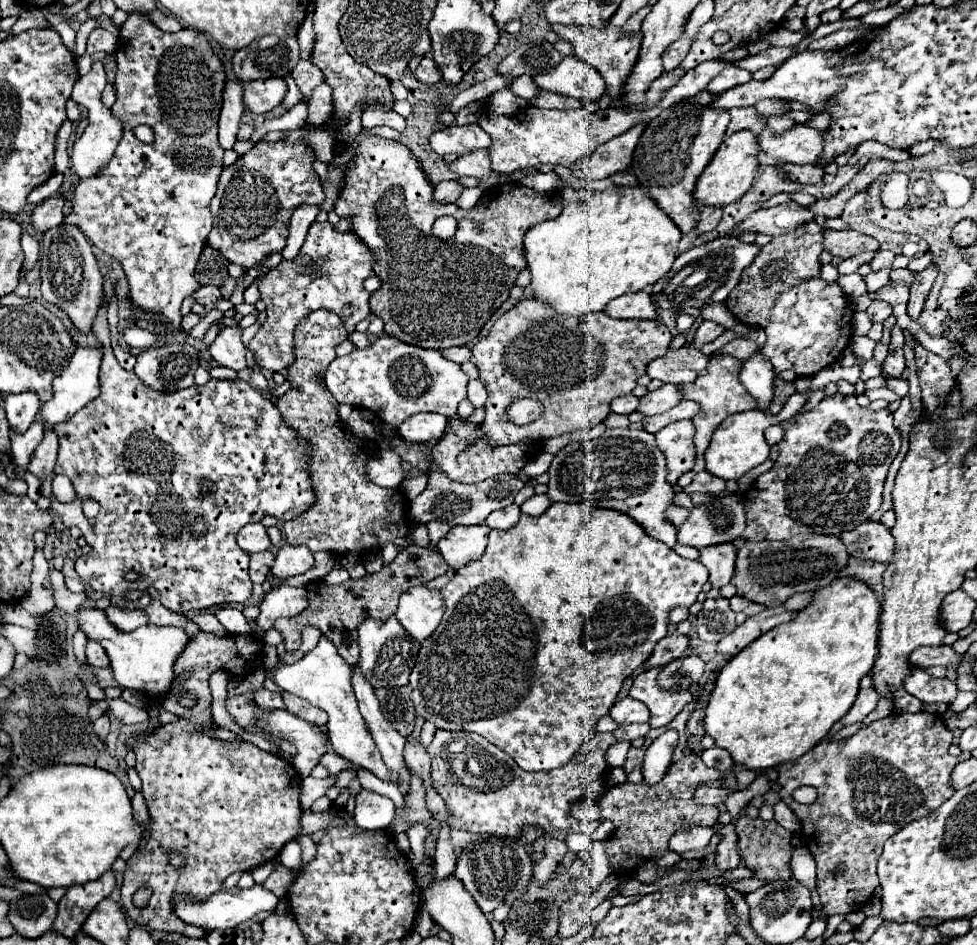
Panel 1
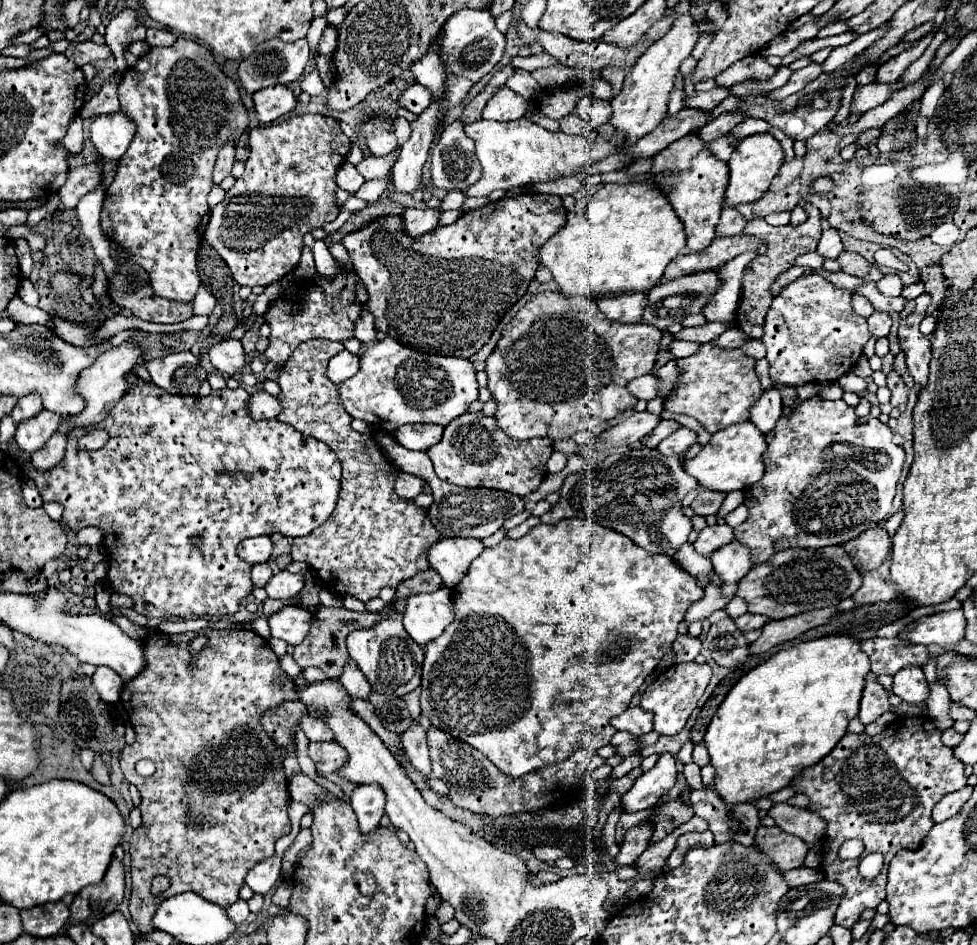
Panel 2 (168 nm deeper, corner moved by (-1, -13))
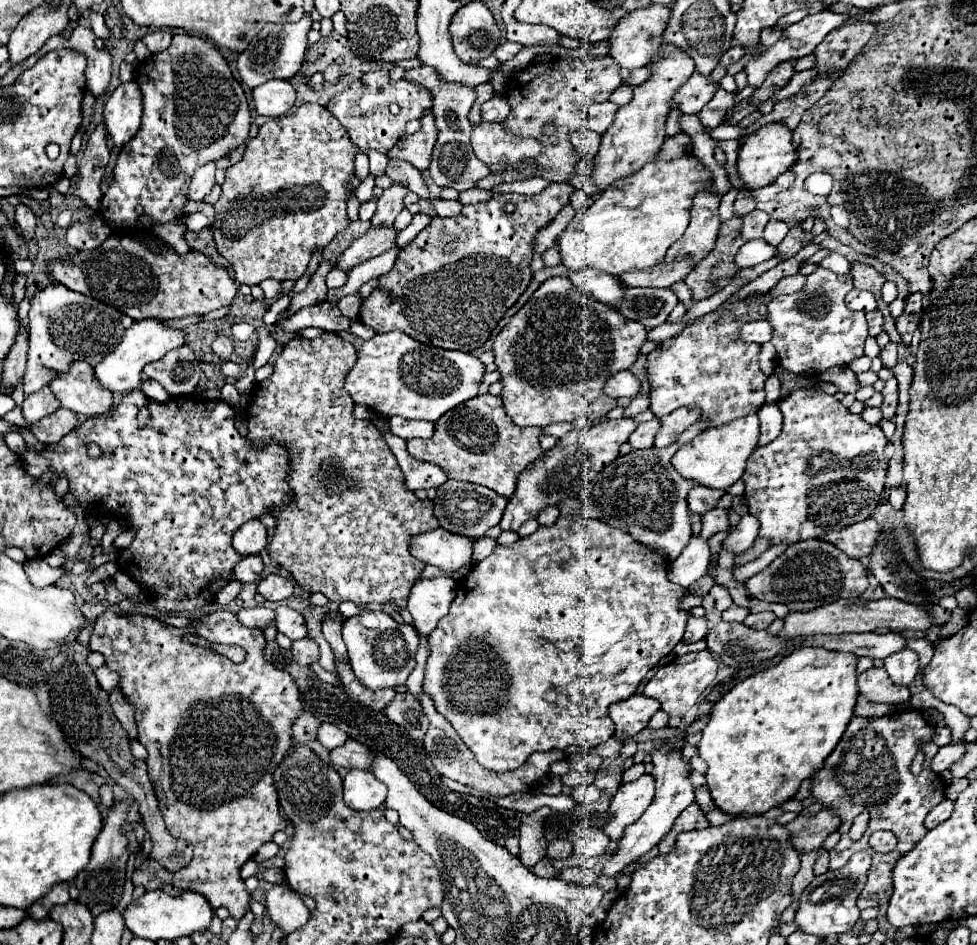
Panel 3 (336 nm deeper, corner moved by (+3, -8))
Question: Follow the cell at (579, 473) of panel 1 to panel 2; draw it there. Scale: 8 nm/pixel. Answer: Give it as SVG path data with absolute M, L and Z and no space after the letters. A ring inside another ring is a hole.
M636 448L626 454L612 454L594 468L570 474L560 488L560 502L540 520L556 524L564 518L588 518L628 536L648 552L674 556L692 532L692 522L682 512L682 500L696 486L696 480L682 470L680 456L662 456L658 450Z

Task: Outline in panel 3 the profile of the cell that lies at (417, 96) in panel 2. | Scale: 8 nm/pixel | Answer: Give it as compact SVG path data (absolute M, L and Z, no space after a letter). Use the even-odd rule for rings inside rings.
M378 69L366 73L362 79L354 81L348 89L338 93L326 109L344 125L350 139L360 147L362 153L368 153L368 149L376 149L380 153L388 153L388 149L400 139L404 133L404 127L410 119L420 119L424 109L432 107L432 95L428 95L426 87L420 87L416 83L408 83L400 79L398 83L388 83L388 71ZM396 103L400 105L398 115L390 115L388 107Z

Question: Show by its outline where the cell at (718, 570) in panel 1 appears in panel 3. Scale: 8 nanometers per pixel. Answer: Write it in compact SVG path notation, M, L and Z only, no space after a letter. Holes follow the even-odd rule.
M742 515L738 525L726 535L722 545L730 553L734 553L734 557L740 557L746 549L752 547L756 535L758 535L758 519L752 515Z

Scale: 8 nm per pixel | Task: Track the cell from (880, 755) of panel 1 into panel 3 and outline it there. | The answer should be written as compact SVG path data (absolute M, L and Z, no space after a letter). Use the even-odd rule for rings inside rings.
M916 709L908 711L894 711L886 717L876 719L864 719L864 717L852 717L848 723L842 739L838 741L836 749L826 757L822 769L818 769L810 781L810 795L820 803L822 807L834 809L840 817L840 841L830 851L830 869L840 869L848 863L848 859L856 851L870 851L872 855L872 867L868 871L866 885L858 899L882 899L882 895L892 895L892 867L896 861L908 853L924 835L924 817L932 807L936 807L944 799L944 781L940 775L936 775L930 767L932 757L938 753L938 745L932 743L934 727L924 719L924 715ZM922 751L924 753L924 765L918 775L910 771L910 763L914 755ZM862 813L870 813L868 829L862 835L860 841L850 839L850 825L852 821ZM886 829L892 831L898 839L898 845L890 853L876 853L868 845L868 837L872 831Z

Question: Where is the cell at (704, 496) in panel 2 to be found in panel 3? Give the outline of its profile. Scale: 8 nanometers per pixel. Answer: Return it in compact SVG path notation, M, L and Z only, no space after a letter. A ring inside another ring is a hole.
M696 485L690 493L688 493L688 509L690 513L700 513L704 515L706 511L716 507L716 501L724 495L724 491L712 491L710 487L700 487Z

